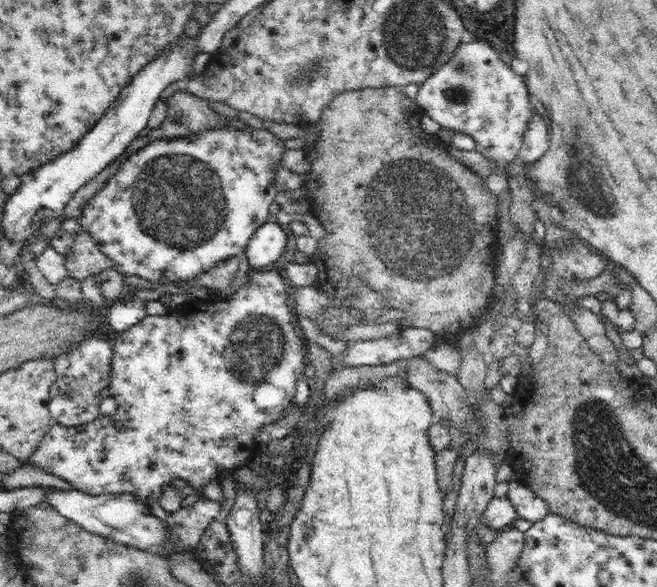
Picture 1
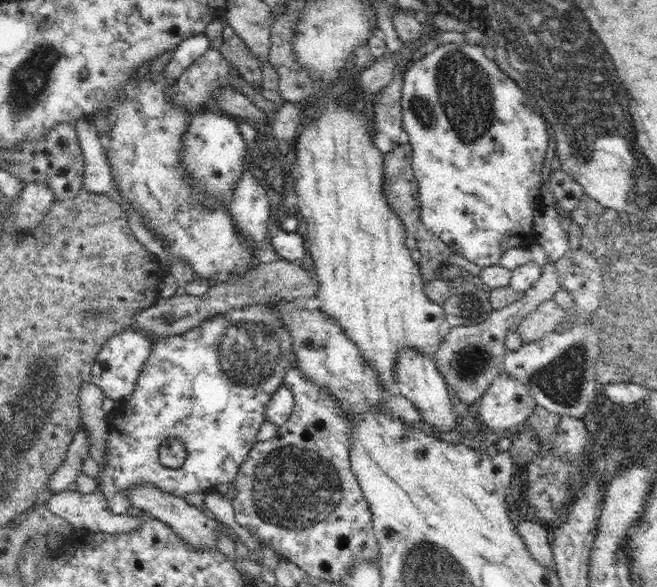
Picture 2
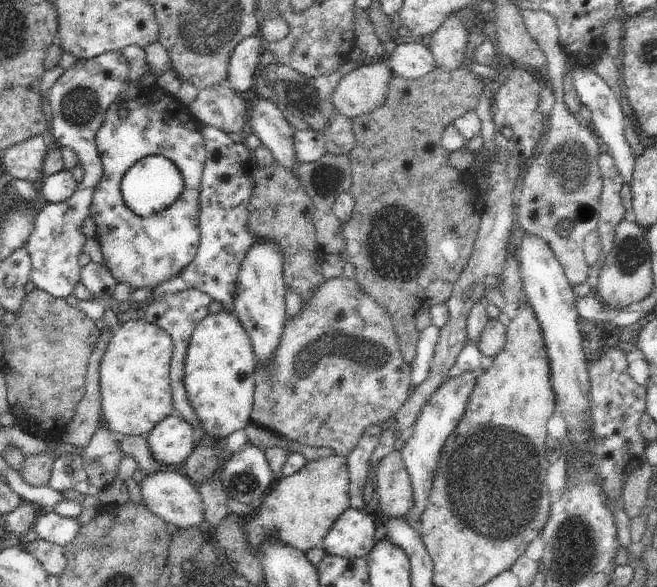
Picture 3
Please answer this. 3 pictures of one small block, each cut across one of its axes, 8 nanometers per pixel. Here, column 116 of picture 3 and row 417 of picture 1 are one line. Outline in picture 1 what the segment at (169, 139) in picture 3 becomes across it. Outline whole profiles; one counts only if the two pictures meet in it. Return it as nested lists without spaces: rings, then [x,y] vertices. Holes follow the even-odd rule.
[[[272,270],[272,272],[256,272],[248,278],[236,294],[230,298],[216,298],[214,304],[198,304],[198,302],[188,302],[182,306],[182,314],[166,314],[166,316],[144,316],[142,322],[132,326],[128,332],[116,334],[114,338],[114,358],[112,358],[112,382],[110,382],[110,392],[118,402],[118,410],[114,416],[98,416],[94,422],[86,426],[86,432],[78,432],[76,428],[66,428],[58,422],[52,422],[50,432],[44,436],[36,452],[28,458],[28,464],[42,470],[44,474],[50,474],[54,478],[66,480],[74,486],[74,490],[82,490],[92,496],[102,496],[102,494],[136,494],[140,500],[144,500],[148,506],[154,502],[160,502],[162,488],[168,484],[176,484],[176,480],[184,478],[188,484],[192,484],[196,490],[204,490],[204,486],[210,482],[210,478],[228,478],[236,470],[240,470],[246,464],[252,464],[258,458],[258,450],[262,444],[256,444],[256,436],[262,432],[262,426],[280,422],[282,412],[290,406],[290,402],[296,396],[296,382],[300,376],[304,376],[304,370],[308,368],[308,352],[306,352],[306,338],[302,336],[300,328],[296,326],[296,312],[292,306],[288,306],[288,294],[286,294],[286,284],[284,278]],[[120,422],[124,428],[116,428],[114,424]]]

